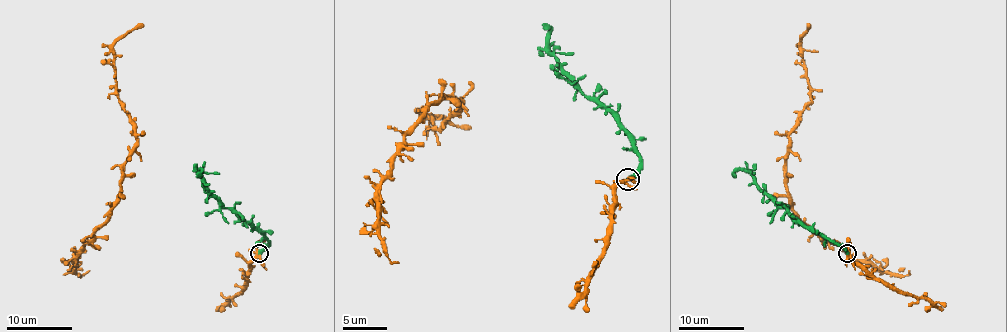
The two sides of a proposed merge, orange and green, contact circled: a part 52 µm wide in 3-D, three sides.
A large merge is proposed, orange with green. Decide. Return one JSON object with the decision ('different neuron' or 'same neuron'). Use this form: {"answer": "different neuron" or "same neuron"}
{"answer": "same neuron"}

